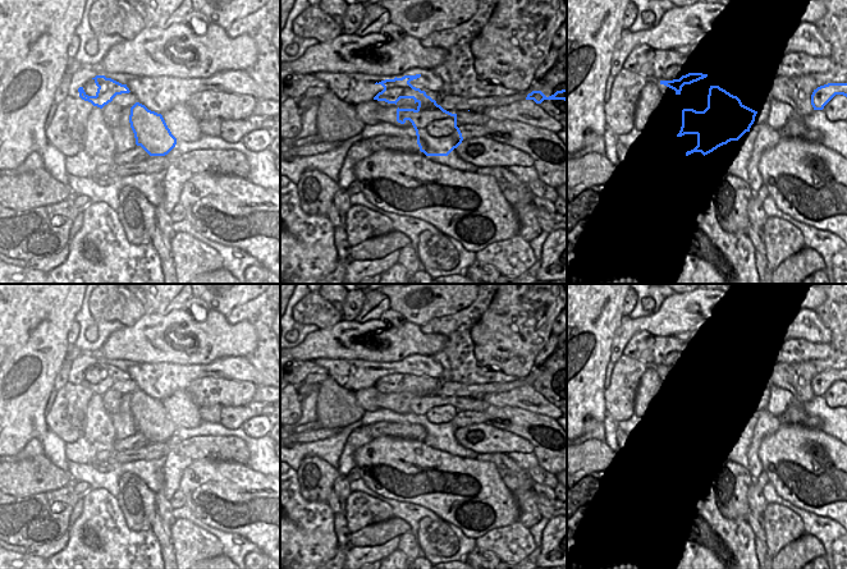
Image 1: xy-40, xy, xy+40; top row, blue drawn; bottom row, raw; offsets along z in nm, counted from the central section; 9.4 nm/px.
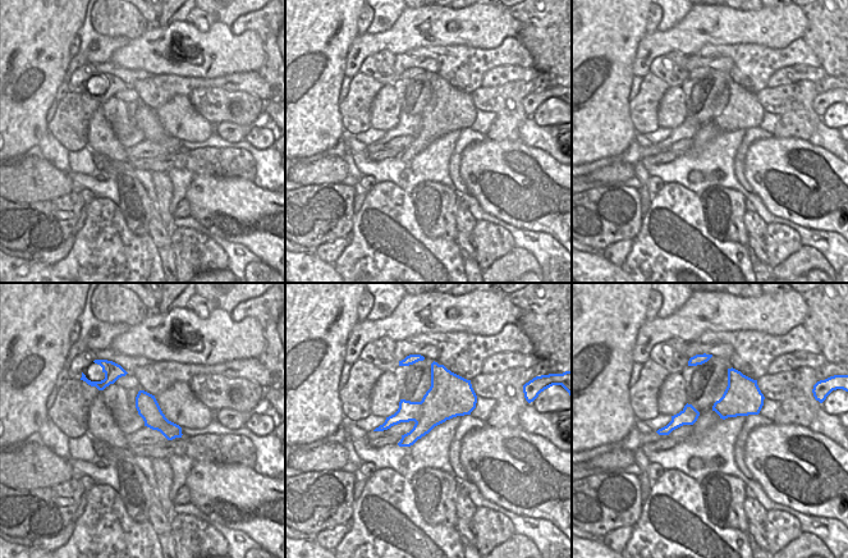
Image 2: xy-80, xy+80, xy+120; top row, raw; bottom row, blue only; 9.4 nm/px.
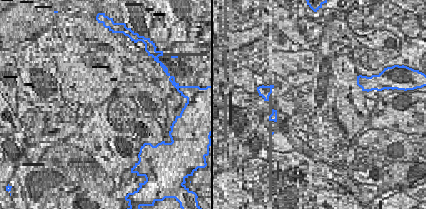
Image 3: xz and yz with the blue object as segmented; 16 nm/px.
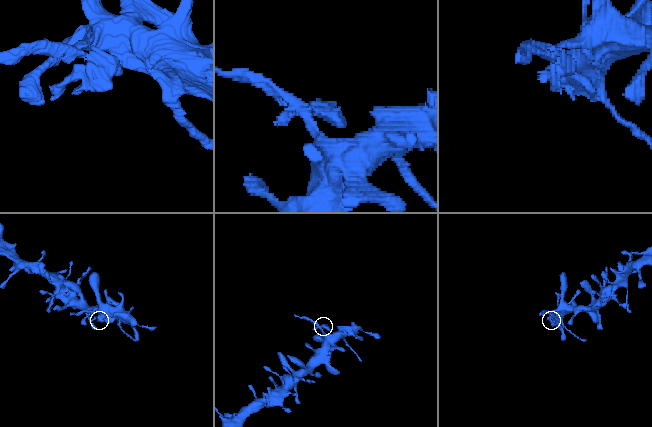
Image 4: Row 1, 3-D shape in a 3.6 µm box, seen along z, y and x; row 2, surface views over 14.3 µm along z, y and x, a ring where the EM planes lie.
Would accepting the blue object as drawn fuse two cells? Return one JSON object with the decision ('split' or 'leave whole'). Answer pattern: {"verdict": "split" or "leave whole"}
{"verdict": "split"}

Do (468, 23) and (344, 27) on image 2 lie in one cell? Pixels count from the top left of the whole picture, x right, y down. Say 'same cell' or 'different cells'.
different cells

